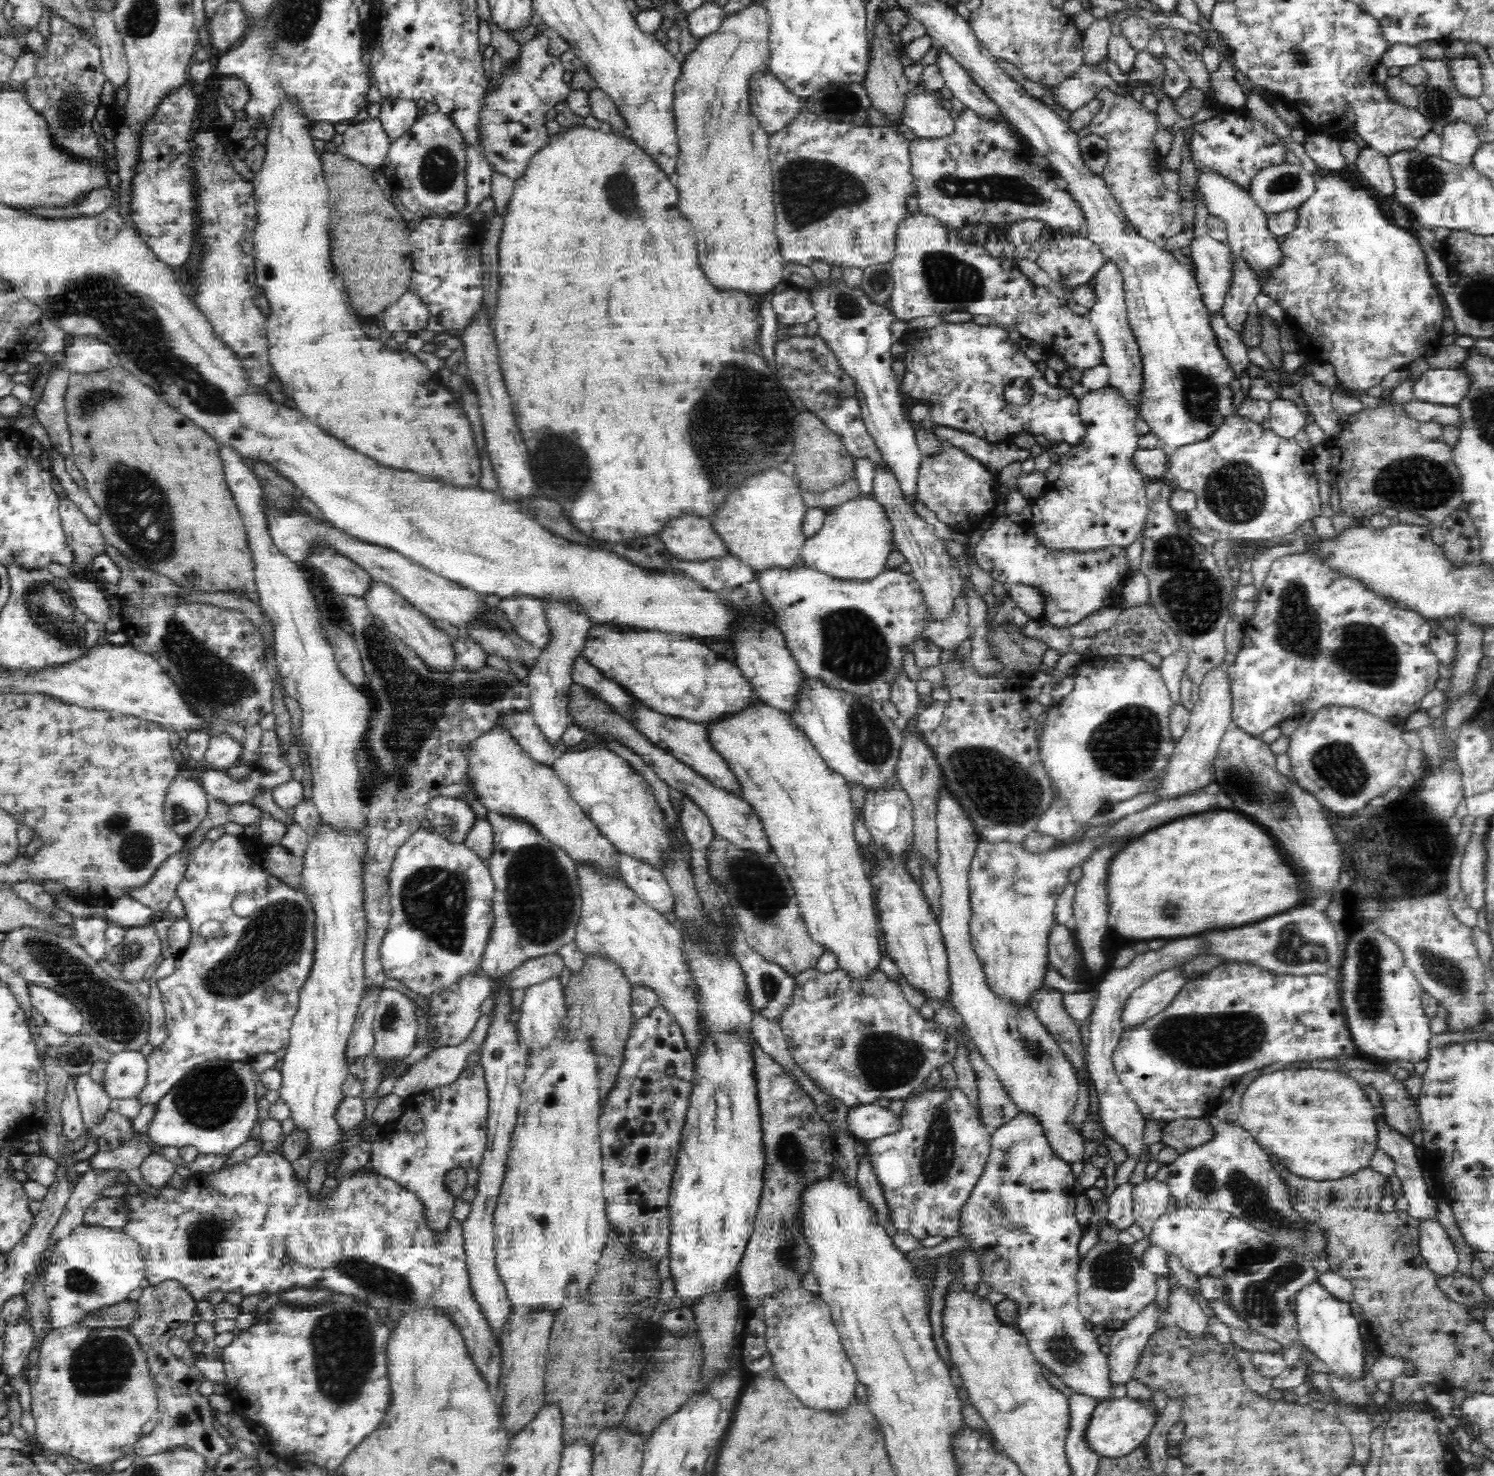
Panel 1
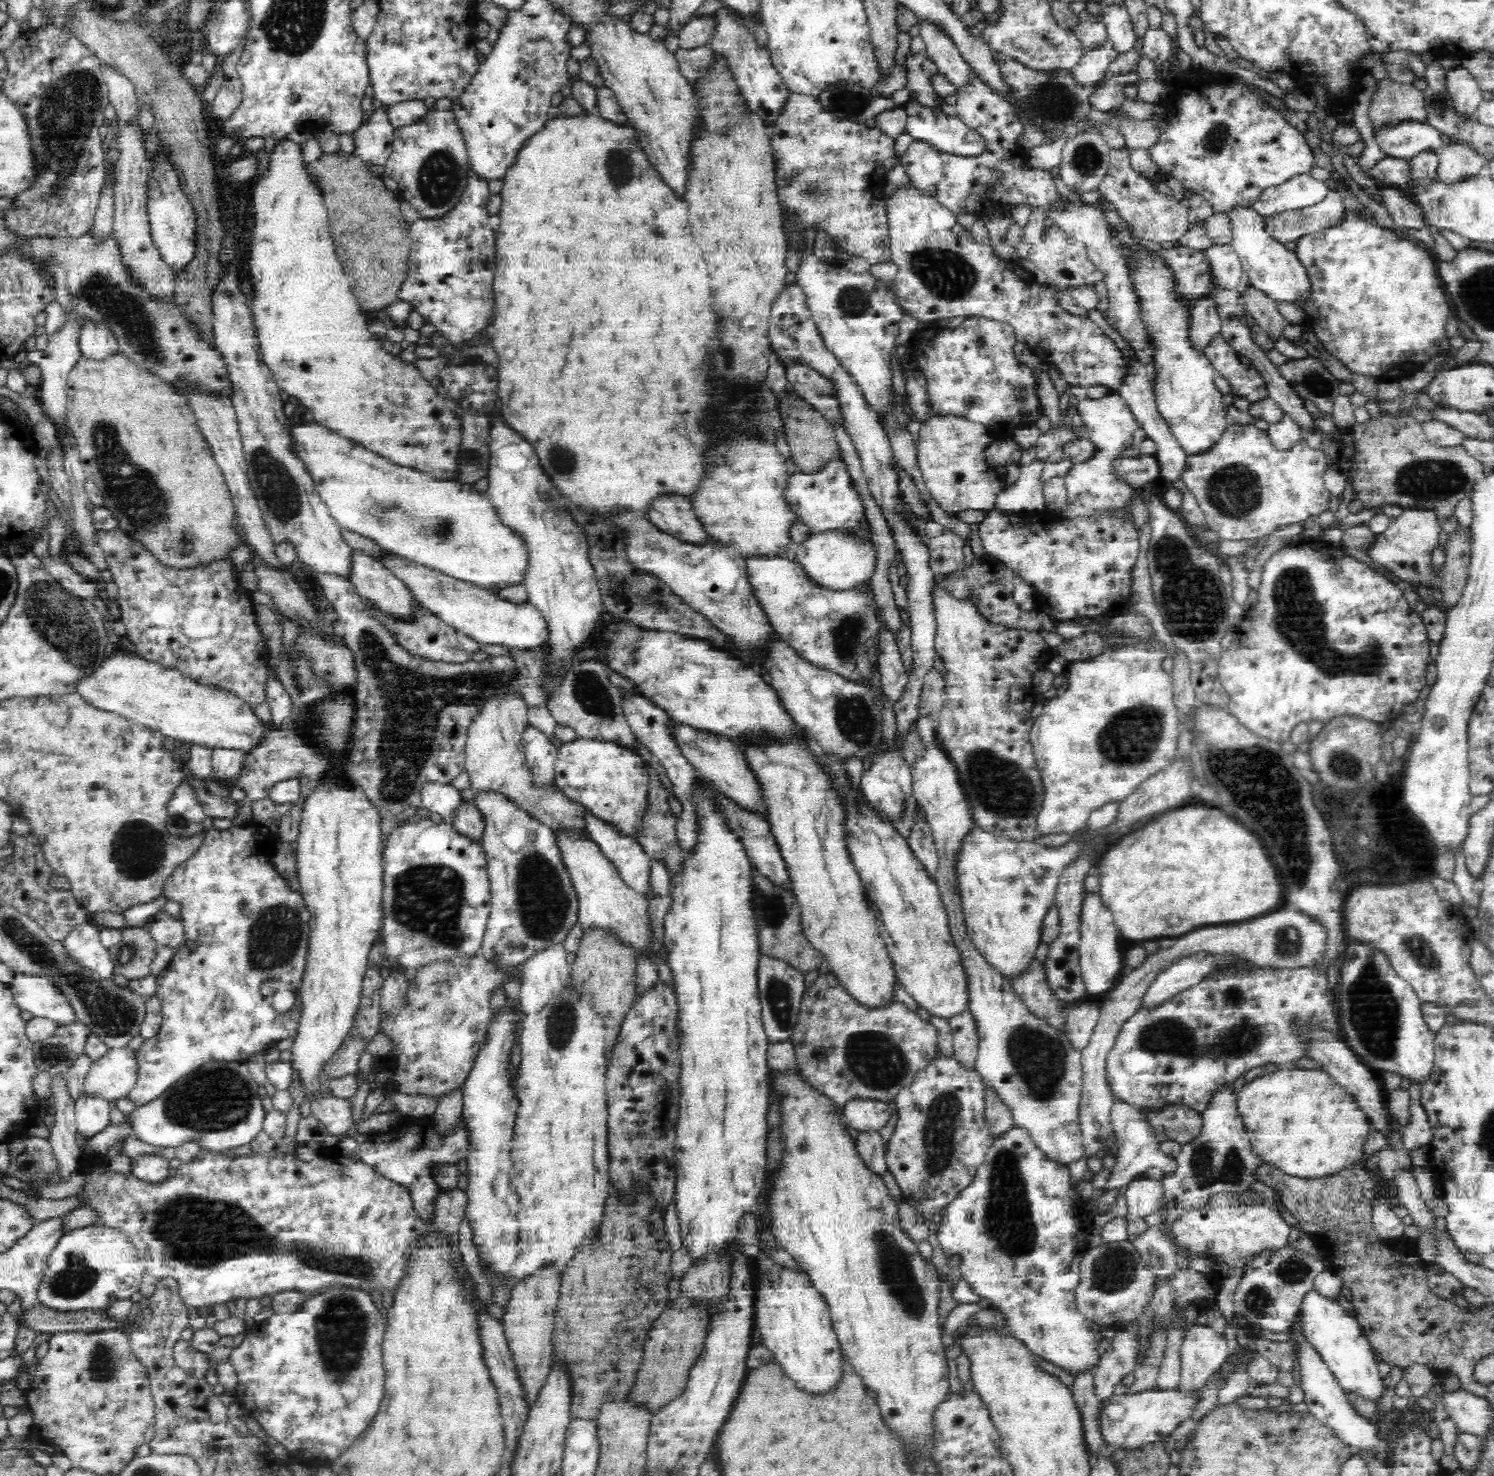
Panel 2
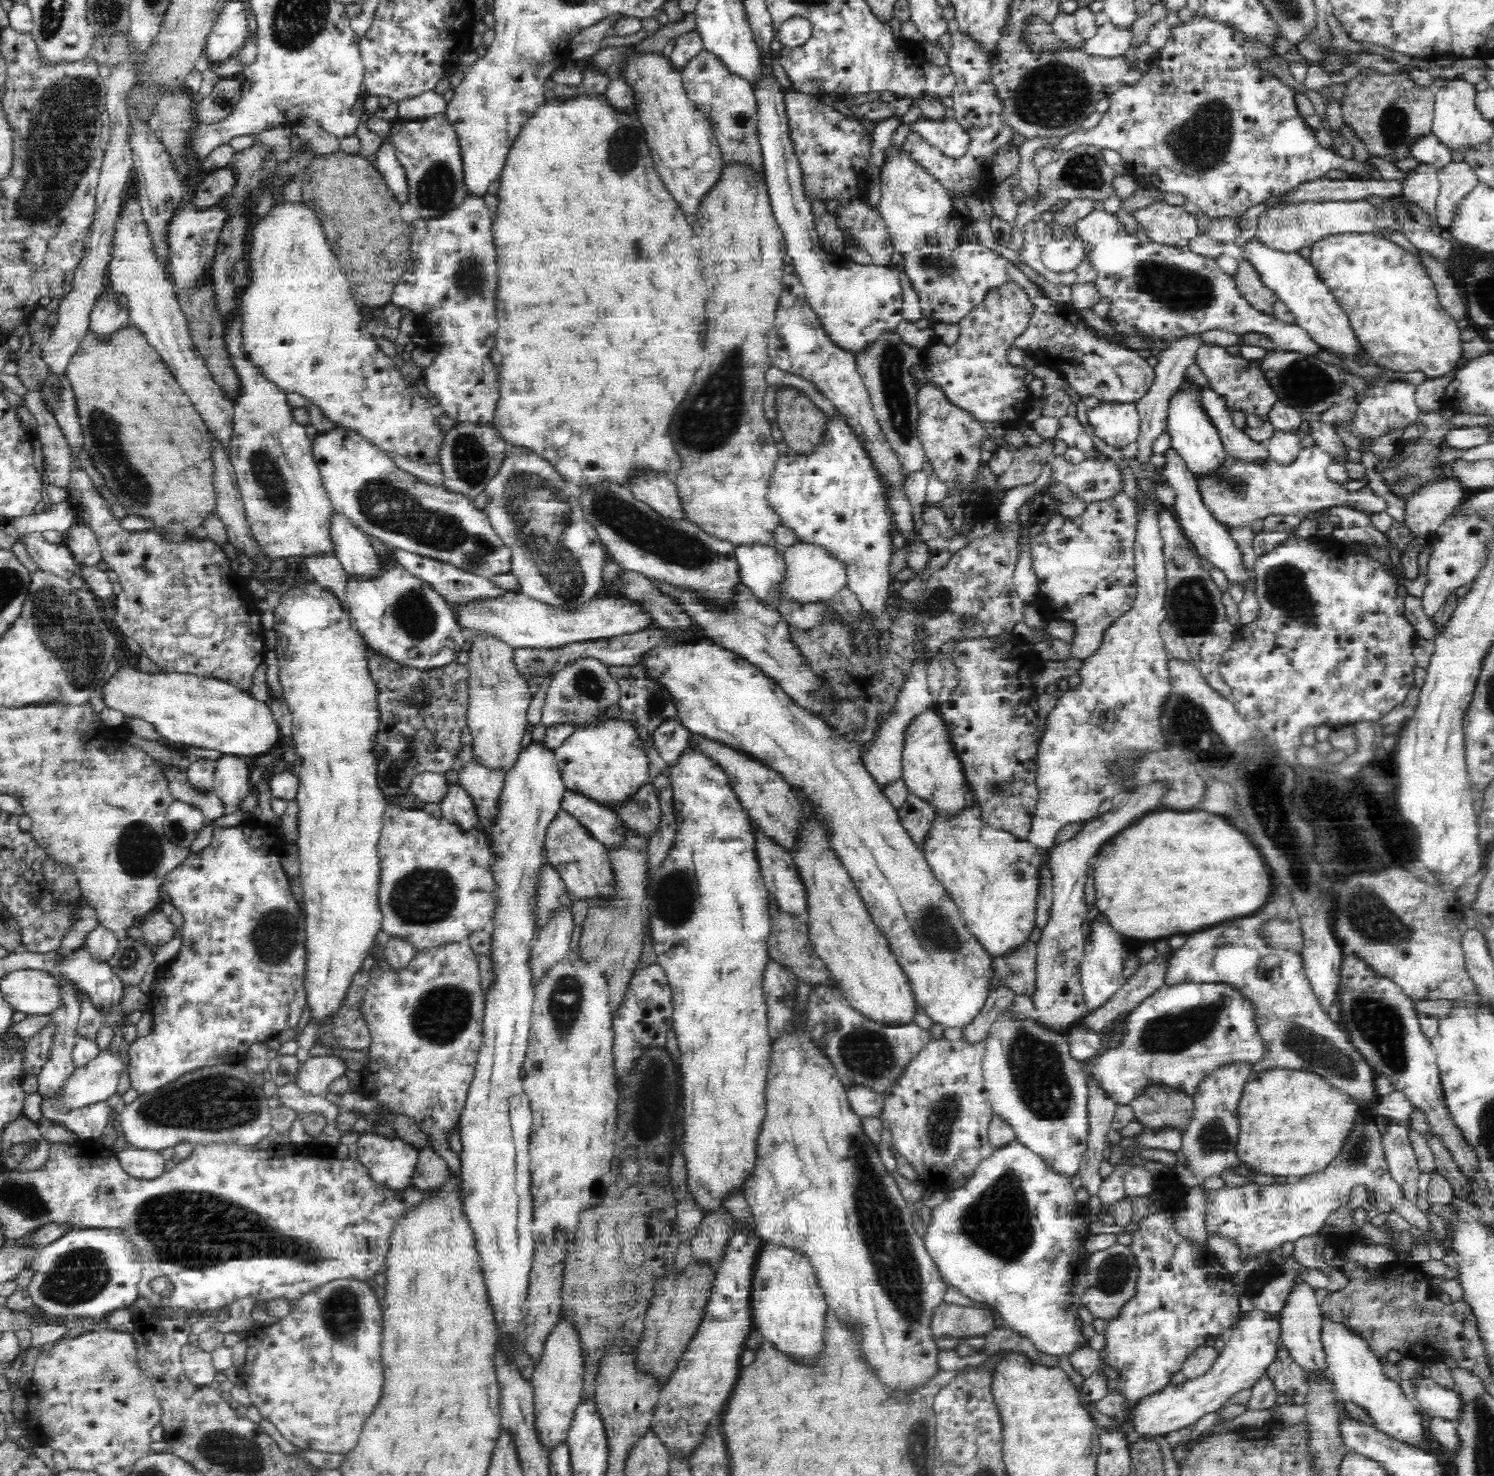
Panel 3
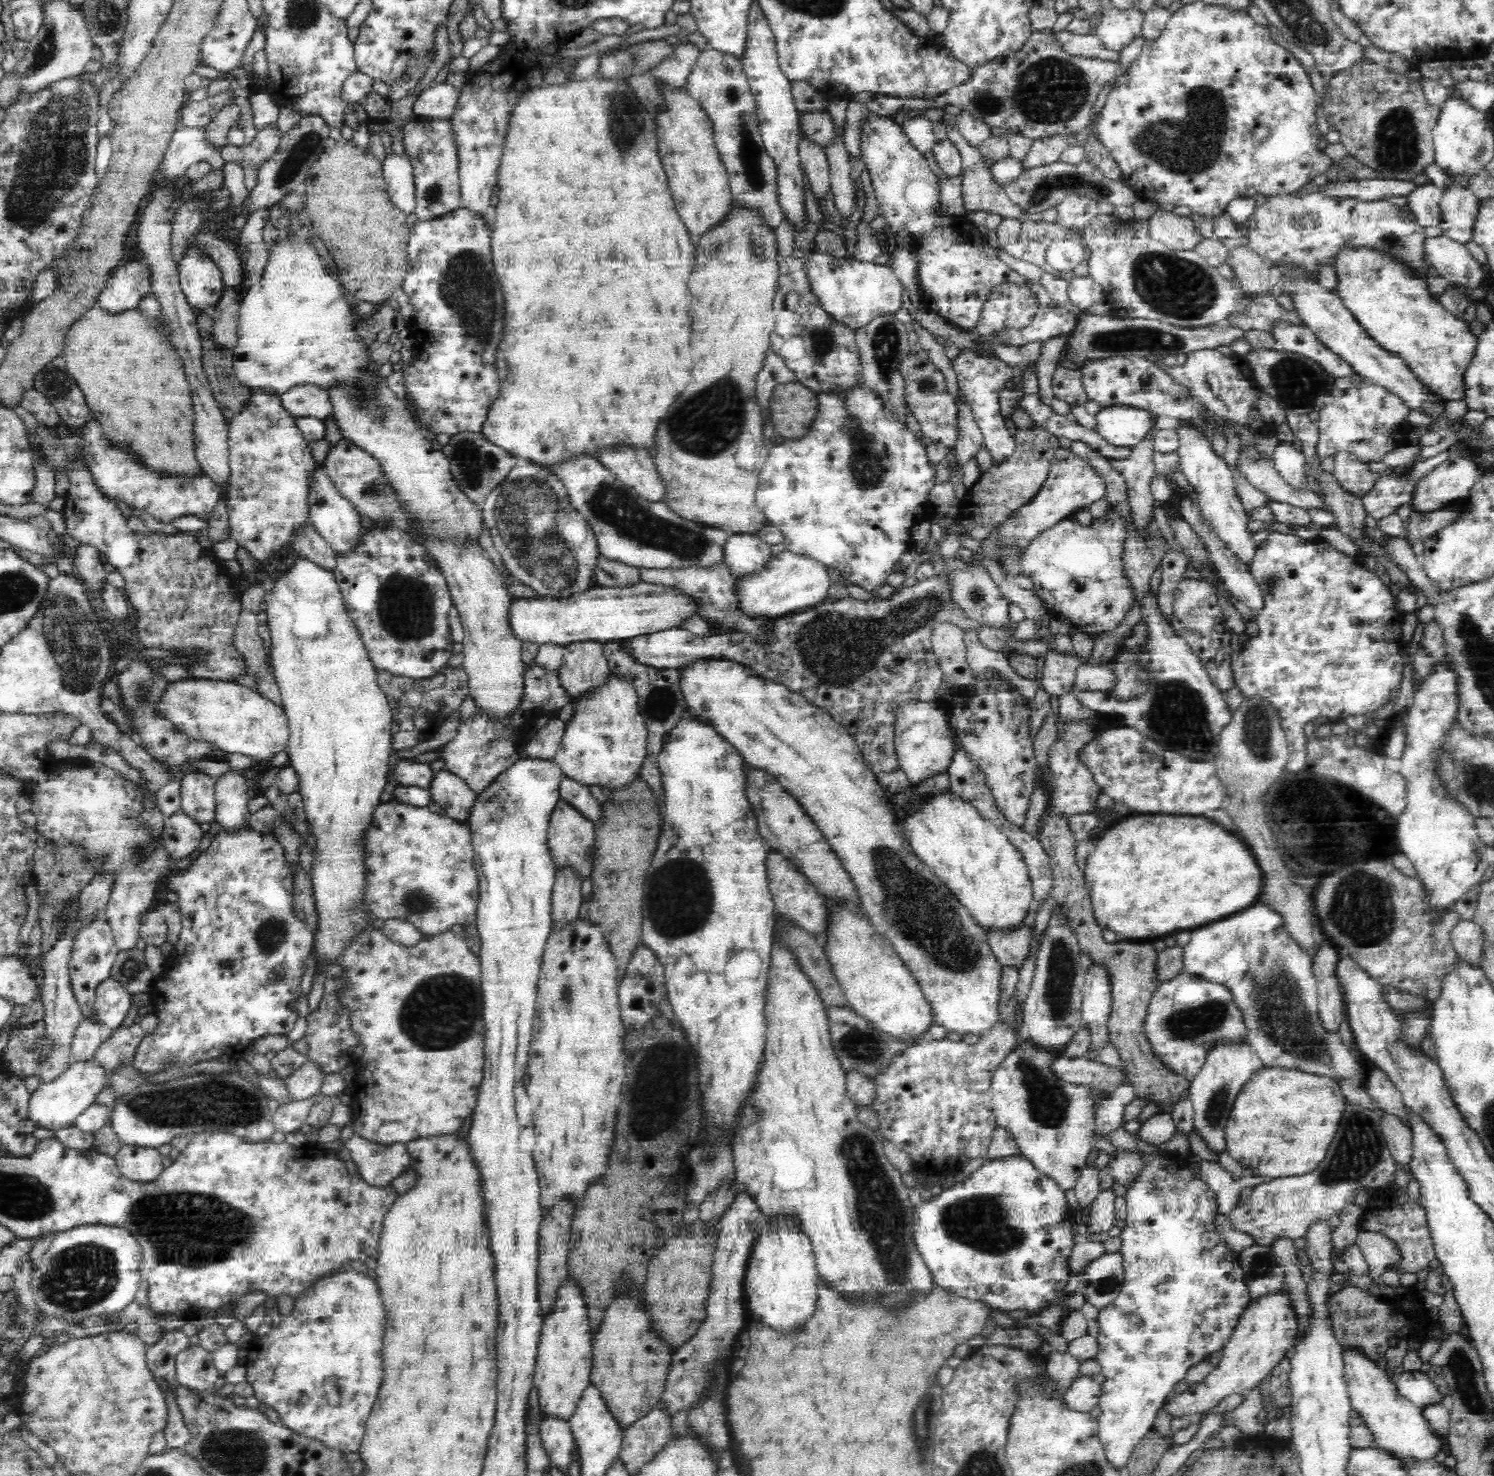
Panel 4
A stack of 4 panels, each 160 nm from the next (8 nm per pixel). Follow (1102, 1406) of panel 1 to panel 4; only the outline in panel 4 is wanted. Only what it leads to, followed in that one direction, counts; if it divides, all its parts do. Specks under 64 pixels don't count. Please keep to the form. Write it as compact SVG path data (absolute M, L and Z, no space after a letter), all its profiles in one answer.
M1288 1285L1270 1291L1248 1303L1248 1307L1240 1316L1230 1340L1224 1346L1221 1361L1212 1369L1210 1375L1200 1385L1190 1385L1184 1395L1168 1398L1164 1405L1172 1413L1172 1418L1182 1418L1188 1414L1199 1413L1212 1408L1220 1400L1232 1394L1245 1396L1259 1387L1260 1382L1270 1374L1271 1370L1285 1357L1289 1356L1297 1343L1300 1331L1298 1313Z

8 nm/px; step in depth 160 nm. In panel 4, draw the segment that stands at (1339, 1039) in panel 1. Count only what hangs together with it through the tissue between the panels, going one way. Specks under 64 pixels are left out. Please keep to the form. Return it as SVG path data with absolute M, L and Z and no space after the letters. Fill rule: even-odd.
M1186 971L1164 982L1154 992L1148 1004L1144 1032L1160 1060L1178 1071L1178 1075L1186 1077L1188 1082L1192 1082L1193 1076L1198 1074L1216 1041L1245 1040L1241 1014L1230 991L1222 984L1212 983ZM1056 1056L1049 1064L1052 1076L1068 1084L1078 1086L1102 1087L1112 1092L1124 1080L1115 1068L1100 1062L1090 1062L1085 1056L1070 1060L1065 1056Z

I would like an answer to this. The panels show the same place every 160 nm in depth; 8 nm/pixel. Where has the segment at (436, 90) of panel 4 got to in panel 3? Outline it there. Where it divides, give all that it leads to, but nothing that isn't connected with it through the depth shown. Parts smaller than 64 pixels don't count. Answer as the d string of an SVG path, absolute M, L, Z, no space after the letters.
M430 89L416 96L400 100L397 117L417 121L436 116L436 114L445 114L446 108L447 103L443 93L439 93L436 89Z

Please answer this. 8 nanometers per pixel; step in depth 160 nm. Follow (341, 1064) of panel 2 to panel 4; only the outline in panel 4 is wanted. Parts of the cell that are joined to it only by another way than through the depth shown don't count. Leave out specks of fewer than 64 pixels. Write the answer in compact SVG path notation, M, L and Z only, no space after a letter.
M311 1062L304 1063L290 1076L283 1078L285 1089L289 1092L292 1101L303 1101L320 1092L319 1086L323 1083L324 1074L317 1070Z

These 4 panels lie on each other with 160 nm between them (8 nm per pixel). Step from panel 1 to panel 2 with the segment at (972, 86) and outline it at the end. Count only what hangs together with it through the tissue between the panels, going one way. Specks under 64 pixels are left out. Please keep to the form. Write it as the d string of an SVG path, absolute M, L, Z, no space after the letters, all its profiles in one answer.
M920 18L917 25L919 37L927 50L927 58L936 64L938 73L944 75L956 88L964 84L969 66L948 31L938 21L928 18Z

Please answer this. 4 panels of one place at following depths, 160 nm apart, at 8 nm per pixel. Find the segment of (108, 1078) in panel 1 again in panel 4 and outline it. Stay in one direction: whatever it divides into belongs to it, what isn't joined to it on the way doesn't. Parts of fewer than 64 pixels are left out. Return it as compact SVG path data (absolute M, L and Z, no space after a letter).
M91 1060L86 1062L73 1061L70 1066L50 1082L40 1082L38 1088L29 1096L27 1111L29 1121L35 1128L58 1130L70 1127L81 1113L95 1102L96 1096L109 1086L110 1081L105 1072Z

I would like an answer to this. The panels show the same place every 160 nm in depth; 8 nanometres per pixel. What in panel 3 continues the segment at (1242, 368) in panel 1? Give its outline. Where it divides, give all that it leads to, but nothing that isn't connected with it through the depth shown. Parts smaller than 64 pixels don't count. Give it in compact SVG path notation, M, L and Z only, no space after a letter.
M1206 344L1196 350L1195 364L1206 376L1208 389L1224 399L1230 415L1234 412L1242 412L1245 415L1256 414L1256 416L1260 416L1262 423L1270 421L1270 410L1274 408L1277 397L1268 383L1264 381L1259 362L1246 360L1241 356L1233 356L1218 345Z

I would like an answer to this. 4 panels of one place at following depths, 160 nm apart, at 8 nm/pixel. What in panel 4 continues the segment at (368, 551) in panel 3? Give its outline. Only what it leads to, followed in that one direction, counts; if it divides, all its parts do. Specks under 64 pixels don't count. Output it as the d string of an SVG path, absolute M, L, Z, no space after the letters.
M318 463L308 475L308 522L318 531L320 536L330 545L334 552L344 552L351 549L357 536L362 532L358 509L354 507L328 477L324 466Z

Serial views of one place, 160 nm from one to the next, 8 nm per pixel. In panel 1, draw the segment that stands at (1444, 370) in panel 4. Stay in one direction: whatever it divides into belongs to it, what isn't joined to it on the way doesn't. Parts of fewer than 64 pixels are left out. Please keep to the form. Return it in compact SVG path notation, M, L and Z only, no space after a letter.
M1325 173L1322 180L1316 181L1316 192L1298 208L1299 219L1294 232L1284 238L1280 244L1284 253L1284 264L1271 273L1266 280L1263 294L1273 298L1285 312L1285 320L1292 328L1297 347L1306 357L1322 363L1331 364L1338 377L1338 382L1344 388L1354 391L1368 391L1381 384L1383 378L1395 370L1408 370L1412 362L1425 360L1428 349L1440 345L1443 336L1442 322L1447 317L1445 302L1434 280L1430 277L1430 268L1426 263L1426 254L1413 234L1394 223L1383 213L1380 202L1376 201L1367 190L1348 183L1338 174Z

